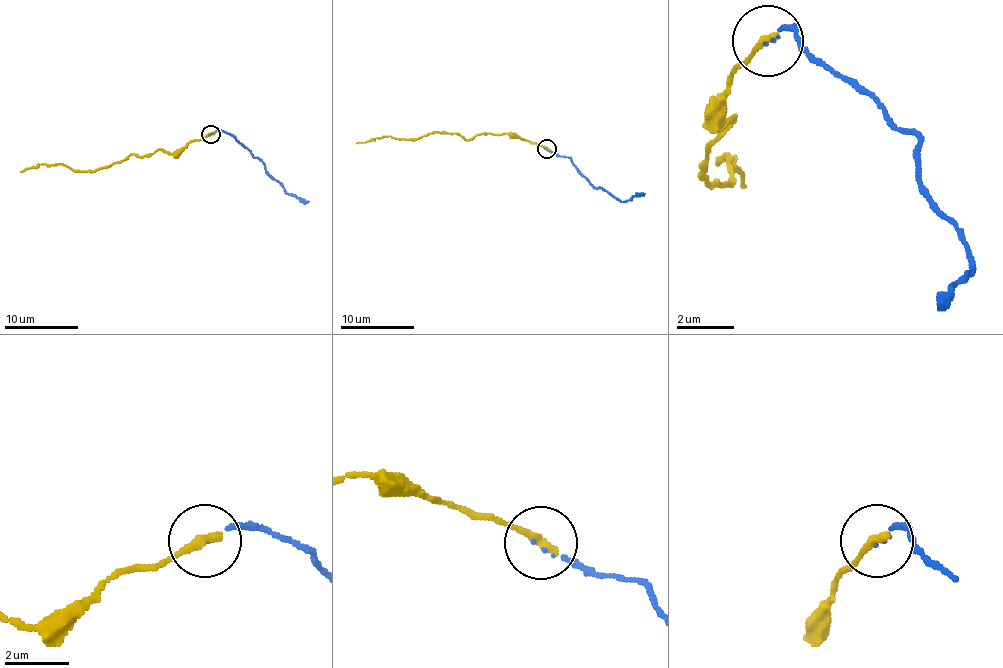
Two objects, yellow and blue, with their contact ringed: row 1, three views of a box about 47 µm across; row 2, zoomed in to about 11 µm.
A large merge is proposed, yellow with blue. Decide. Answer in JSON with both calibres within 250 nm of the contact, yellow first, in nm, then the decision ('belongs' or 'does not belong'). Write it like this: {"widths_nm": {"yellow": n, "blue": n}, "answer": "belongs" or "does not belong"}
{"widths_nm": {"yellow": 320, "blue": 70}, "answer": "belongs"}

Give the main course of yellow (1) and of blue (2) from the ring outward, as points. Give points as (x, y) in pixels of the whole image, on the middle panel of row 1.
1: (546, 149), (509, 133), (478, 134), (465, 140), (454, 133), (406, 140), (381, 136), (357, 144)
2: (546, 149), (564, 156), (595, 188), (603, 188), (616, 199), (623, 200), (645, 193)

